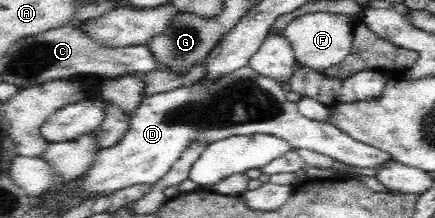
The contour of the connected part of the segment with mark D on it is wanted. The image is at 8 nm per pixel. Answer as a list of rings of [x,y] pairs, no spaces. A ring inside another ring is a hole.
[[[249,65],[211,83],[201,80],[193,86],[145,97],[131,118],[125,137],[117,145],[97,153],[89,171],[82,175],[76,191],[82,193],[84,201],[87,201],[95,195],[111,195],[131,185],[153,184],[171,171],[191,142],[199,140],[209,145],[233,135],[275,135],[287,140],[293,150],[309,149],[359,168],[376,170],[389,161],[395,161],[389,154],[351,138],[331,123],[304,117],[285,93],[279,82],[257,73]]]

